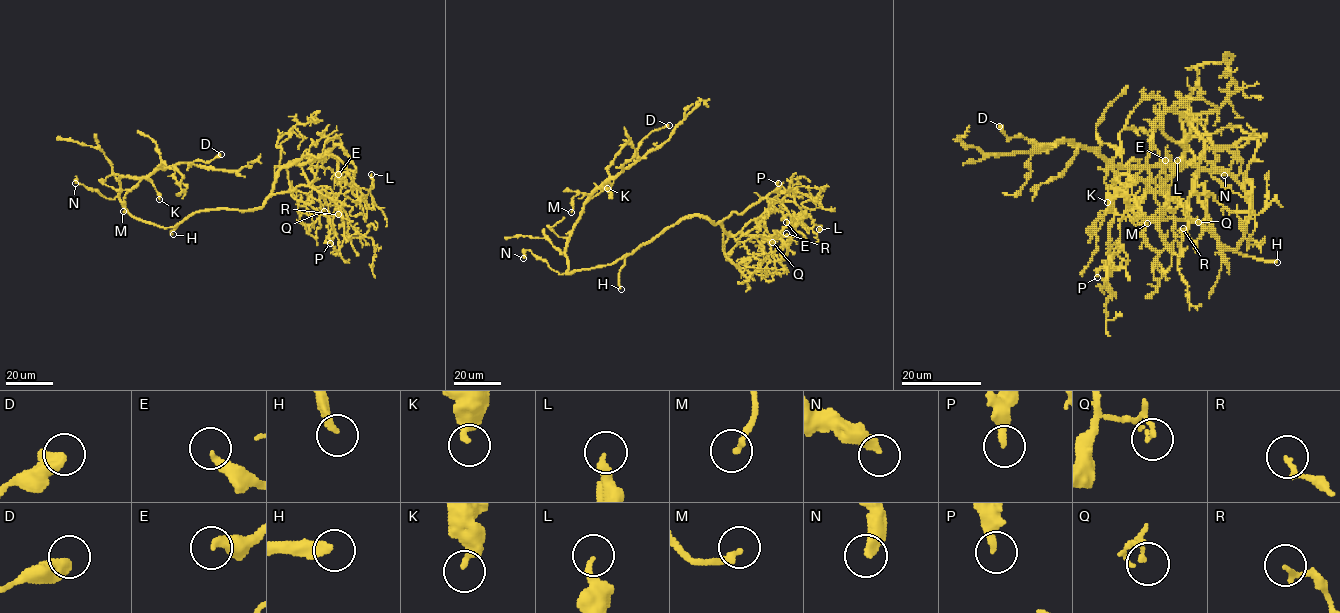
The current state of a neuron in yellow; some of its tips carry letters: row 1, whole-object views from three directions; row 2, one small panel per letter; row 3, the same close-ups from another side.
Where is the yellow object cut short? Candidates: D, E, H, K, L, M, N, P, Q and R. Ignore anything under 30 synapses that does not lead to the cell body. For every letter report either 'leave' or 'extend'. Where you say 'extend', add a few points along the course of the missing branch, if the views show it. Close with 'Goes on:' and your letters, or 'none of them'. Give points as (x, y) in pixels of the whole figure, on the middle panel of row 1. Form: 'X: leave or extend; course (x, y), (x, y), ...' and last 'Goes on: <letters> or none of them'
D: leave
E: leave
H: extend; course (621, 289), (627, 299), (625, 310)
K: leave
L: leave
M: leave
N: leave
P: leave
Q: leave
R: leave
Goes on: H

